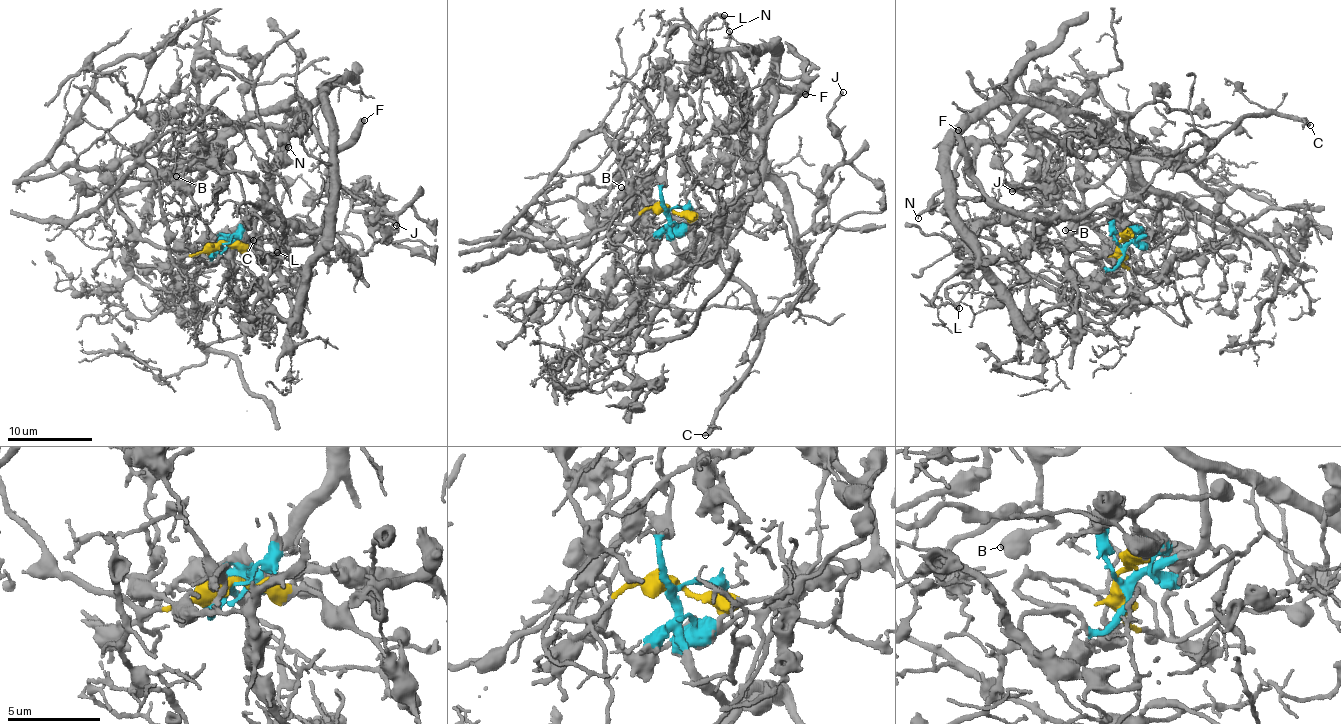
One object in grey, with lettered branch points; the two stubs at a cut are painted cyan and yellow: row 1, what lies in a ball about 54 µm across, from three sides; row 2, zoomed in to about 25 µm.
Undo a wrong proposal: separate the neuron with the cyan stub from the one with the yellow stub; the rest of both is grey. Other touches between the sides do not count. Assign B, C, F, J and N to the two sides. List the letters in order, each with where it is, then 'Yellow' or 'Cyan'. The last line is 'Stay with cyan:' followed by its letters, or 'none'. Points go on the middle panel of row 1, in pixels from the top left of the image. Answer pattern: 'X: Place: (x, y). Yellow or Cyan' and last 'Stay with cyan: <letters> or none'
B: Place: (621, 187). Yellow
C: Place: (705, 435). Cyan
F: Place: (805, 94). Cyan
J: Place: (843, 92). Cyan
N: Place: (729, 31). Cyan
Stay with cyan: C, F, J, N

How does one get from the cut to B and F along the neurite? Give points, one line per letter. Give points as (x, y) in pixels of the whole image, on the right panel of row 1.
B: (1119, 248), (1129, 270), (1137, 269), (1134, 275), (1134, 258), (1112, 239), (1119, 230), (1118, 206), (1064, 231)
F: (1119, 248), (1132, 242), (1133, 223), (1118, 205), (1046, 217), (1000, 207), (985, 194), (959, 130)

